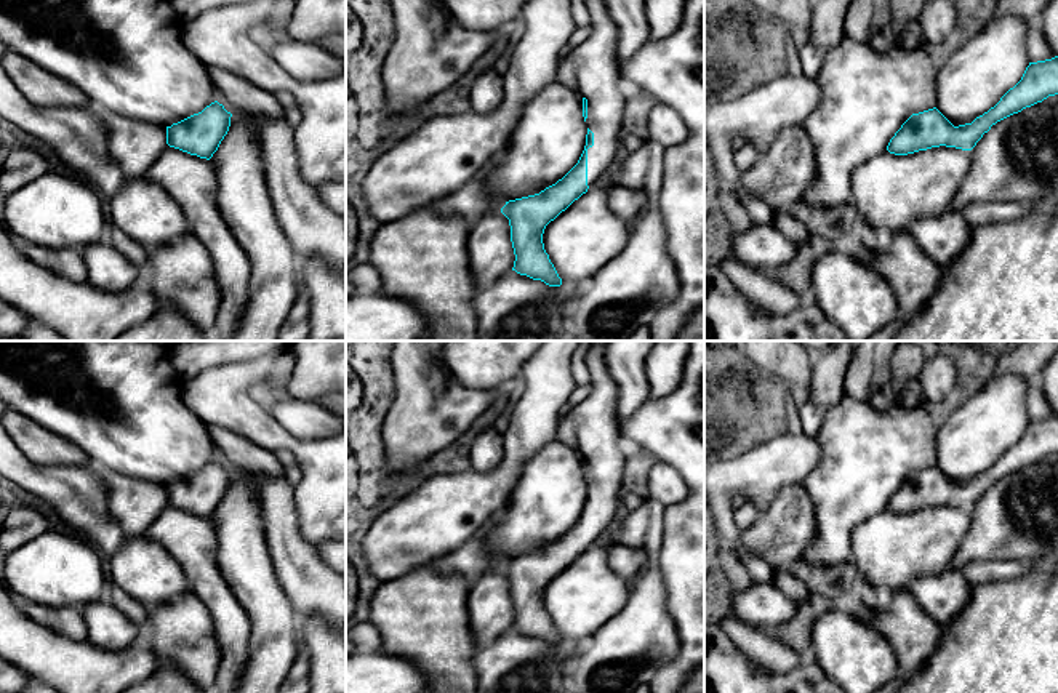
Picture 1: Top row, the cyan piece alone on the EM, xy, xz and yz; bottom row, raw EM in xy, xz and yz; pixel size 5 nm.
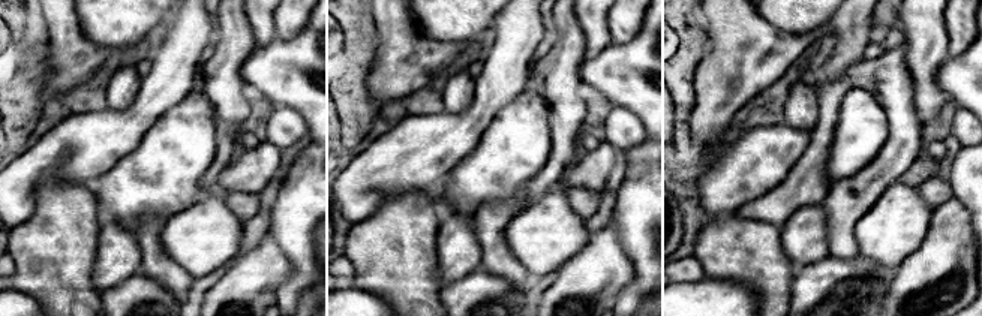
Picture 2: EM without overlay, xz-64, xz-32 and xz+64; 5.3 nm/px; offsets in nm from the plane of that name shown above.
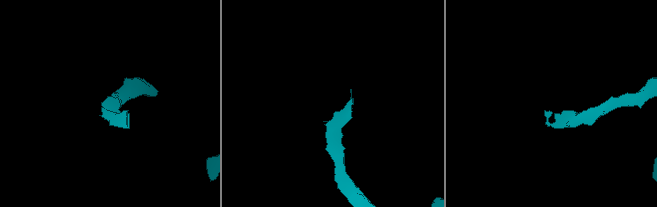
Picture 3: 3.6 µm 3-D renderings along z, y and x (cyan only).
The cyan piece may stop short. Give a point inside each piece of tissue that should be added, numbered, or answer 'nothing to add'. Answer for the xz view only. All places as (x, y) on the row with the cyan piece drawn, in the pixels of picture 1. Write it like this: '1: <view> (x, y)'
1: xz (591, 69)

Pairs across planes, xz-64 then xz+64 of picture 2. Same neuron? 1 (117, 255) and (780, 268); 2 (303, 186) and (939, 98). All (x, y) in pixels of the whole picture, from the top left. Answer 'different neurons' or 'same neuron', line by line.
1: different neurons
2: different neurons

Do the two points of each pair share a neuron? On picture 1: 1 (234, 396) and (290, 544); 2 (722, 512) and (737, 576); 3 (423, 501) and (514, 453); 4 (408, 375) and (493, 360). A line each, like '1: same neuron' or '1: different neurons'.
1: different neurons
2: different neurons
3: same neuron
4: different neurons

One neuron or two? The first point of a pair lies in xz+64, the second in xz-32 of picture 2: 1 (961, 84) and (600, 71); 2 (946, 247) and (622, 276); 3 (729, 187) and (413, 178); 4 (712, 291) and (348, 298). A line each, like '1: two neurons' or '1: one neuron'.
1: one neuron
2: one neuron
3: one neuron
4: one neuron

